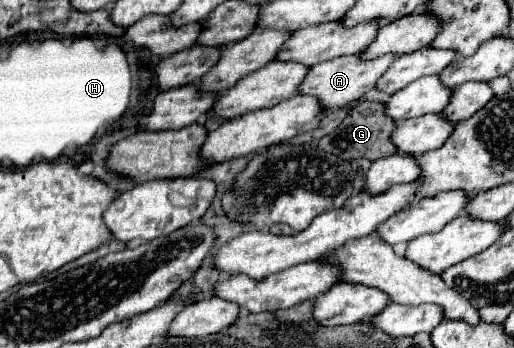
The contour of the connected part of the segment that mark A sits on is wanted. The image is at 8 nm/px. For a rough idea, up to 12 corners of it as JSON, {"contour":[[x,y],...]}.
{"contour":[[343,55],[309,69],[301,93],[323,109],[371,91],[399,55]]}

